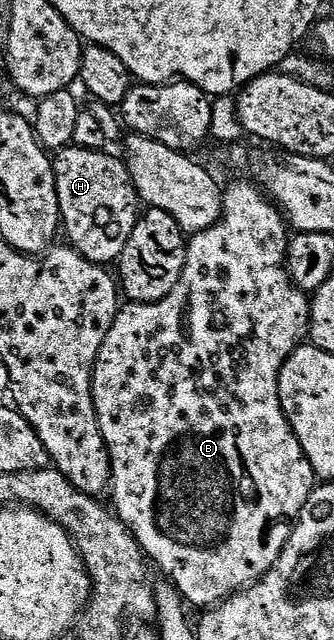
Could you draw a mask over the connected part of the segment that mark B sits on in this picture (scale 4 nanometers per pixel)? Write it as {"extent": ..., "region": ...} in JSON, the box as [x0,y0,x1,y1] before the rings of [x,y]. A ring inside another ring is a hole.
{"extent":[92,181,318,608],"region":[[[243,181],[234,183],[232,190],[223,191],[224,207],[220,219],[208,230],[188,238],[186,264],[171,292],[158,302],[128,302],[117,309],[114,324],[102,348],[96,351],[92,370],[92,399],[100,431],[108,446],[108,458],[112,461],[110,495],[114,513],[136,538],[151,565],[164,573],[161,575],[175,586],[189,607],[215,608],[231,594],[237,594],[260,579],[278,560],[280,549],[290,540],[292,527],[306,500],[318,485],[314,468],[310,460],[306,460],[306,452],[302,452],[302,444],[298,444],[298,436],[292,431],[280,403],[280,370],[284,361],[310,334],[310,298],[288,273],[290,227],[280,207],[269,201],[255,185]]]}

